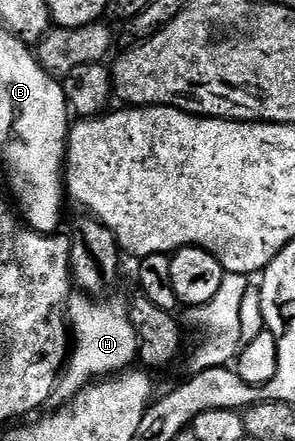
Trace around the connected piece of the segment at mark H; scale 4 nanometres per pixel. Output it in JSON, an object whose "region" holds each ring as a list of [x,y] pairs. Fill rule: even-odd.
{"region":[[[88,295],[71,298],[70,329],[74,334],[74,348],[58,386],[59,396],[64,396],[64,399],[75,397],[81,389],[97,379],[127,370],[137,360],[140,340],[136,337],[136,328],[132,326],[129,306],[120,301],[113,305],[100,304],[104,303]]]}

